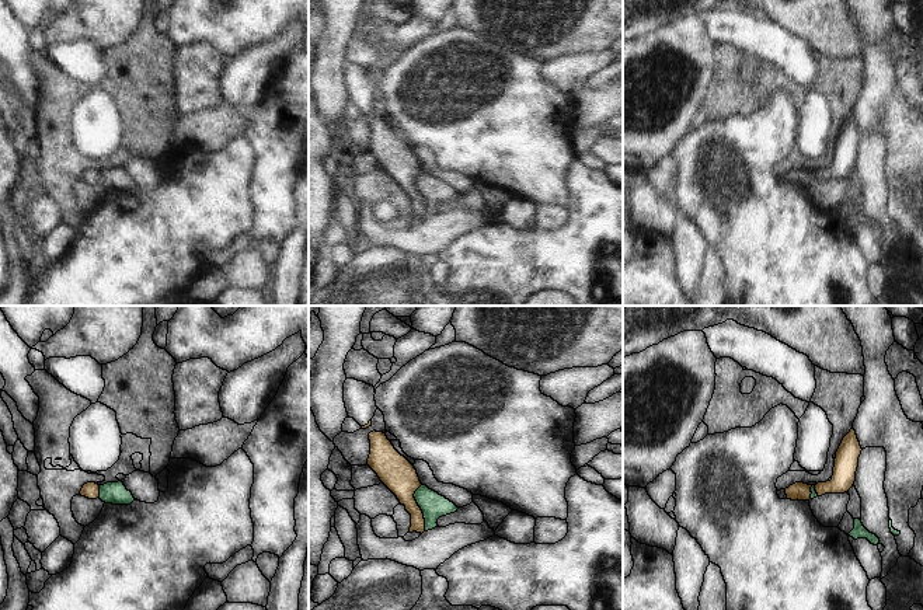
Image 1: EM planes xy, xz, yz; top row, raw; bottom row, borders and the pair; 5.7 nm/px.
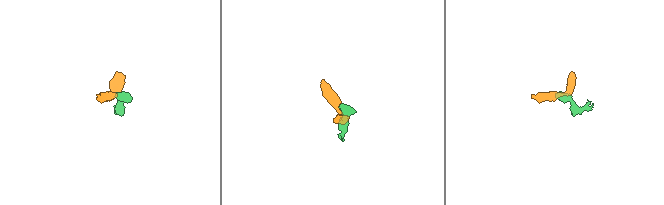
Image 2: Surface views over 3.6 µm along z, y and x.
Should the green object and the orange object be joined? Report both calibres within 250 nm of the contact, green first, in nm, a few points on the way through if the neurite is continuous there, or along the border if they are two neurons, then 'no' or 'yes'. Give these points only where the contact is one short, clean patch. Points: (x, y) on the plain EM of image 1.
140/190 nm | along xz (421, 170), (414, 180), (414, 185), (422, 199), (425, 216) | no

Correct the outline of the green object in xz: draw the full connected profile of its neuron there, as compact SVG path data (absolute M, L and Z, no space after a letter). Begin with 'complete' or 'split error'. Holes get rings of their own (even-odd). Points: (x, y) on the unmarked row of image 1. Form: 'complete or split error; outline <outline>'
complete; outline M421 171L414 184L421 194L425 205L425 217L438 213L438 205L450 199L457 198L457 192L439 181L438 178L429 175L426 171Z

